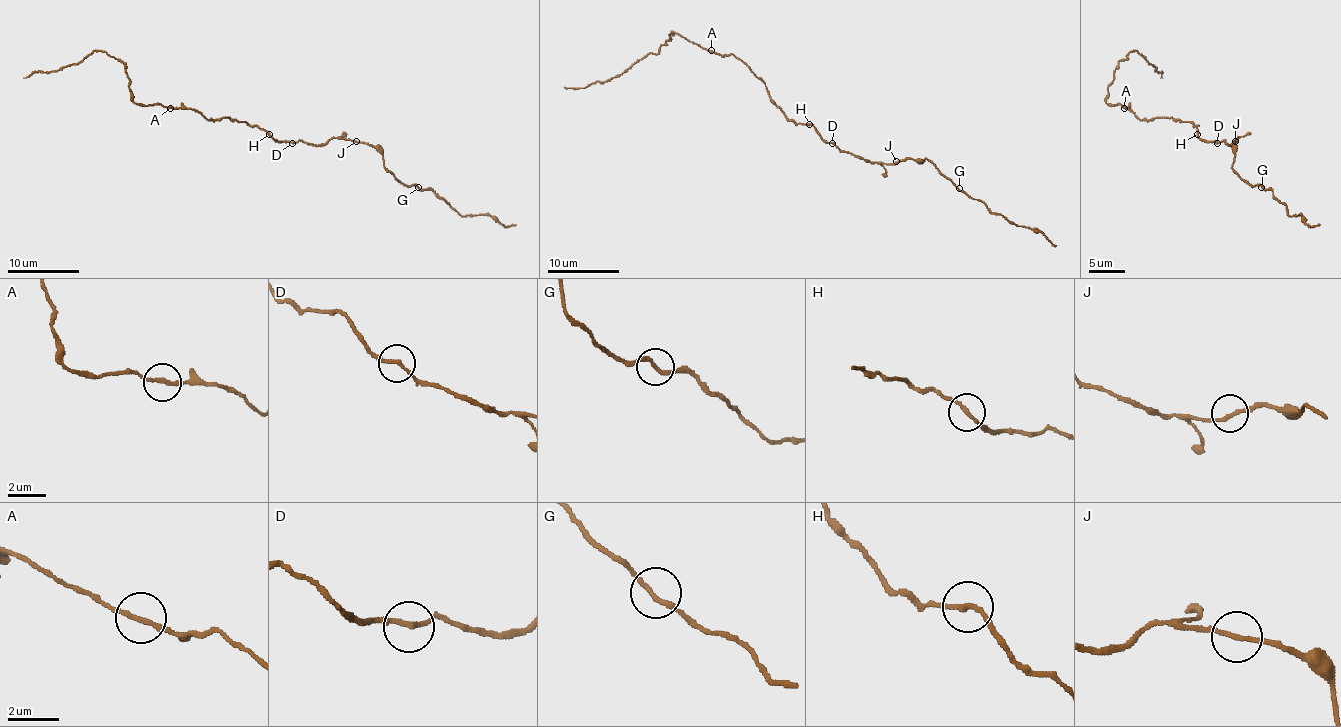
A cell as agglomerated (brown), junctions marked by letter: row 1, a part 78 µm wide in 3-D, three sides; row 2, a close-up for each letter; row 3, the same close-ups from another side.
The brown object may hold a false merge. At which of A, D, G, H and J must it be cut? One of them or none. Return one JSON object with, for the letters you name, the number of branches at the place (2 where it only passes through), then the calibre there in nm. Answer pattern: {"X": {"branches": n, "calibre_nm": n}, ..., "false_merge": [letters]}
{"false_merge": []}

